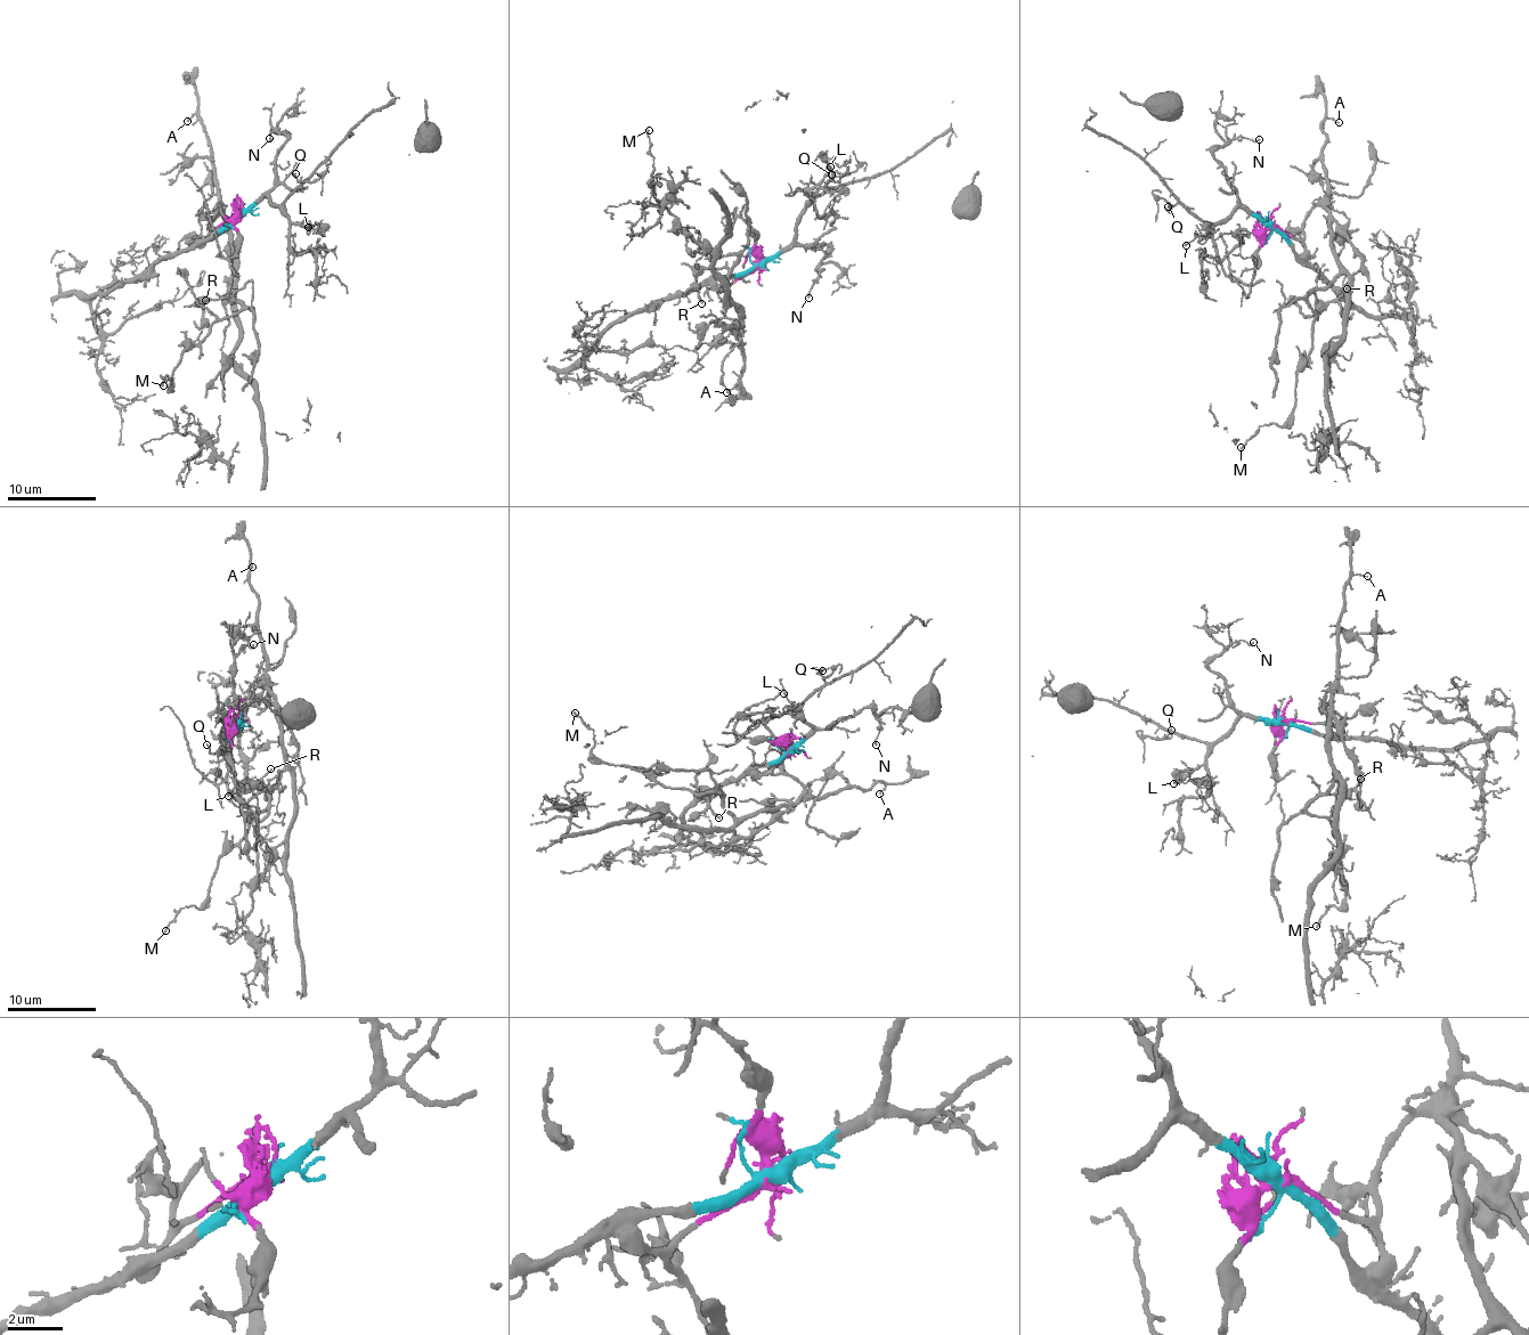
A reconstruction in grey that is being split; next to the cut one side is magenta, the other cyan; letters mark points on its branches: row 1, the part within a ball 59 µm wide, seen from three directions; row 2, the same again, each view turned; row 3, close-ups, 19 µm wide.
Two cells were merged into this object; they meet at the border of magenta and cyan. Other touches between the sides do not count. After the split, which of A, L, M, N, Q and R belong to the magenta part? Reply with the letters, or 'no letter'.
A, M, R

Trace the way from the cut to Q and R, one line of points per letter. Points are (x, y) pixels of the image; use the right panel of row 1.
Q: (1270, 226), (1239, 208), (1213, 224), (1177, 205), (1171, 211), (1168, 206)
R: (1270, 226), (1298, 238), (1318, 205), (1328, 212), (1339, 275), (1312, 292), (1325, 304), (1347, 289)

